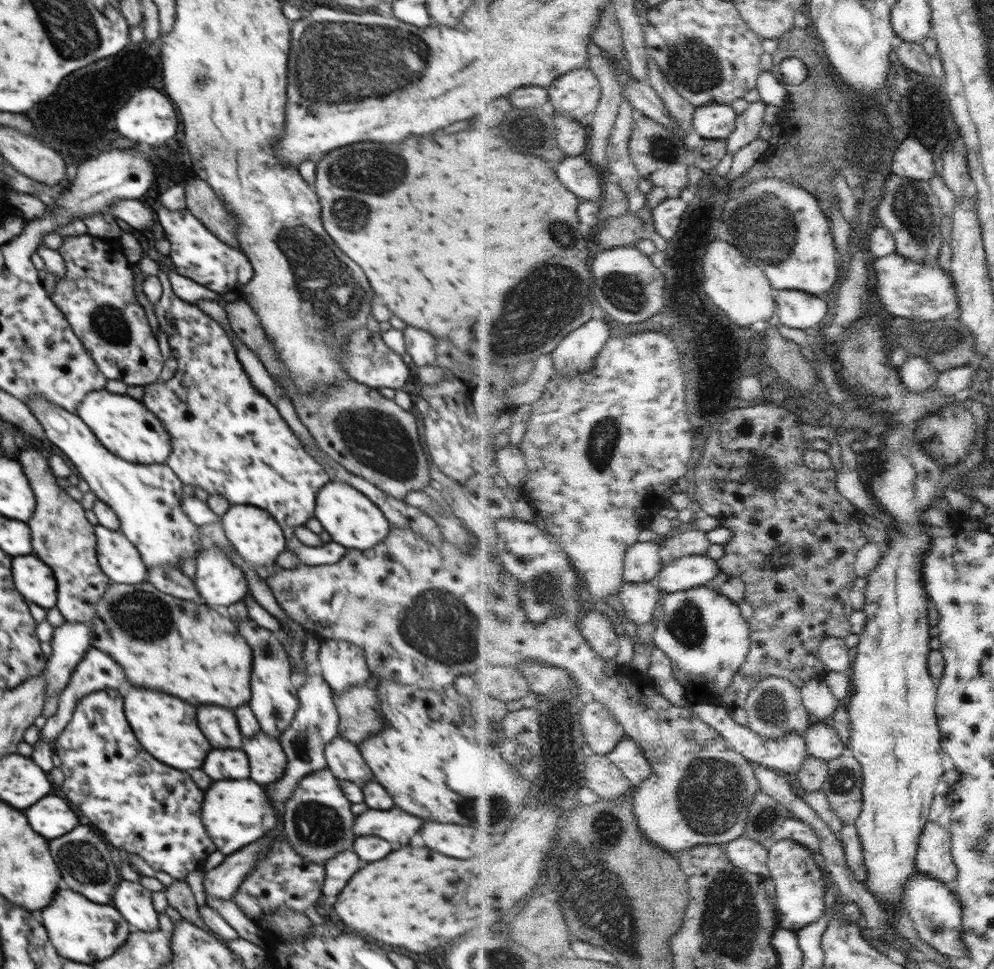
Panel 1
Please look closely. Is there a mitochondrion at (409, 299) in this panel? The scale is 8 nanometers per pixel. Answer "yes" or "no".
no

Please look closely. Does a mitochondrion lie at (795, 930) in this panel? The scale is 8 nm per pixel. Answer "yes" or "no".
no

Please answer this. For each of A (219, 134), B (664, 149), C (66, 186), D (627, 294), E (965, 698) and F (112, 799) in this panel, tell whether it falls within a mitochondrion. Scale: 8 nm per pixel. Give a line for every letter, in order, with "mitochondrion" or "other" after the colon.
A: other
B: mitochondrion
C: other
D: mitochondrion
E: other
F: other

